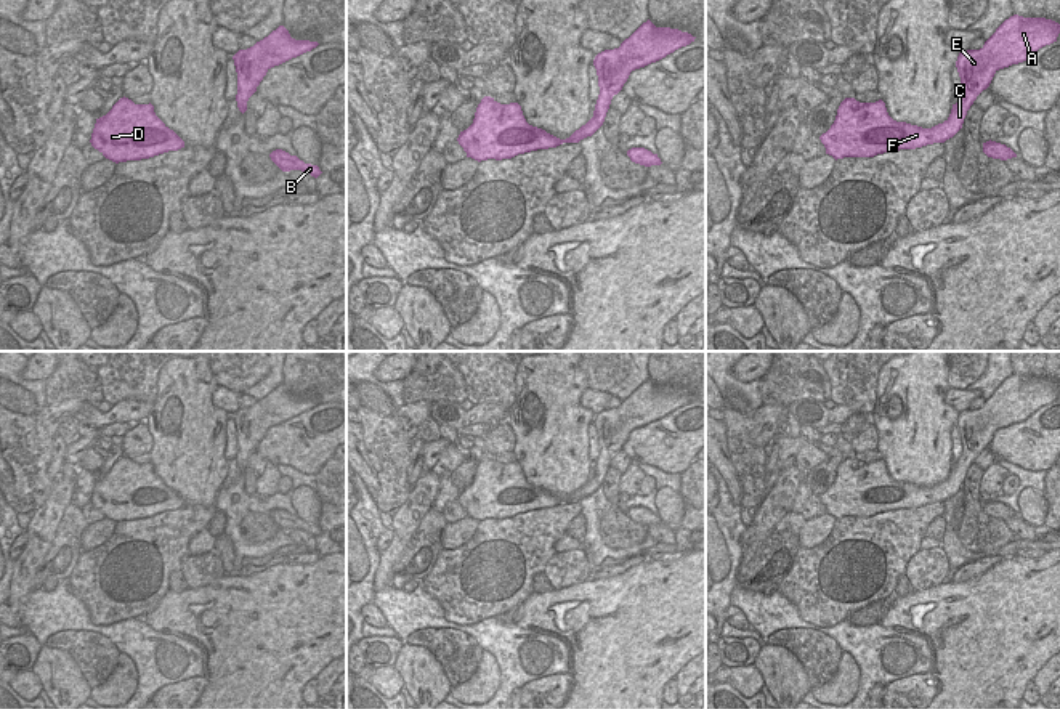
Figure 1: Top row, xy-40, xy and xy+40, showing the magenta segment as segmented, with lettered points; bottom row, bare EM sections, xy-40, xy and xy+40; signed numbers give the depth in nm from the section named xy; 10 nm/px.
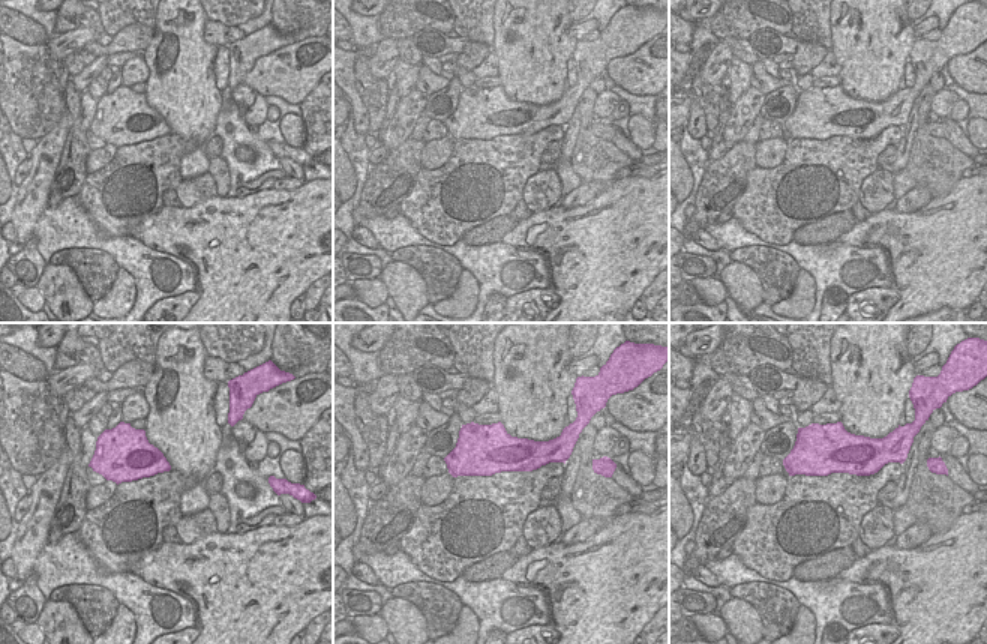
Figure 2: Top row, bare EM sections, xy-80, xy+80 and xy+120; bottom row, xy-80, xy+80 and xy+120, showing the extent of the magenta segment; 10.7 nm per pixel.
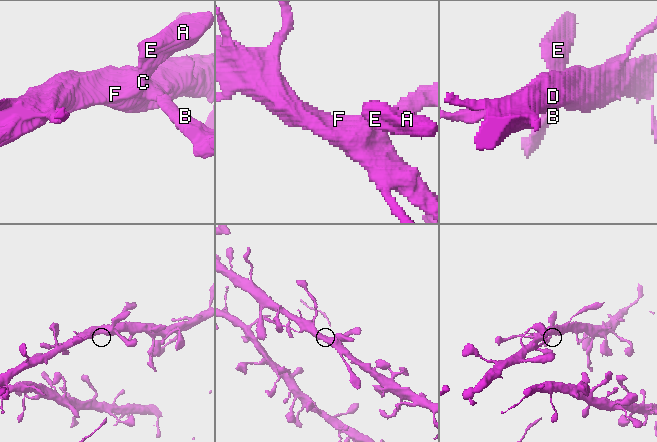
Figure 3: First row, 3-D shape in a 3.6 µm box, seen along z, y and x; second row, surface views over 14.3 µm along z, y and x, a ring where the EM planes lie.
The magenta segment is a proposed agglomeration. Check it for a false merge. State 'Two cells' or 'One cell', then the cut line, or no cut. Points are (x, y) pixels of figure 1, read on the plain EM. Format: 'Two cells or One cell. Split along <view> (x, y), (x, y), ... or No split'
One cell. No split.

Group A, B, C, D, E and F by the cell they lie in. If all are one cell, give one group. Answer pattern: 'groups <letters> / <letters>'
groups A B C D E F

